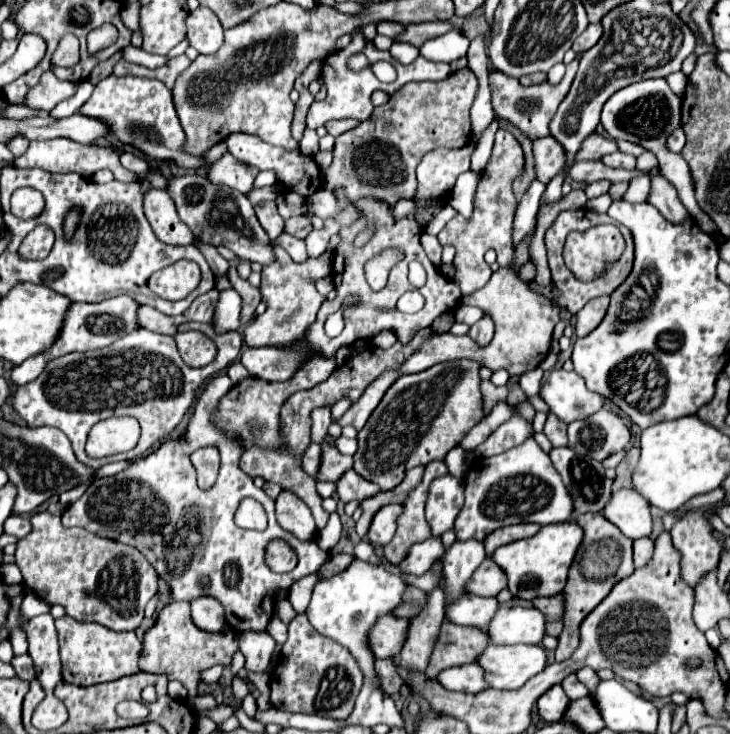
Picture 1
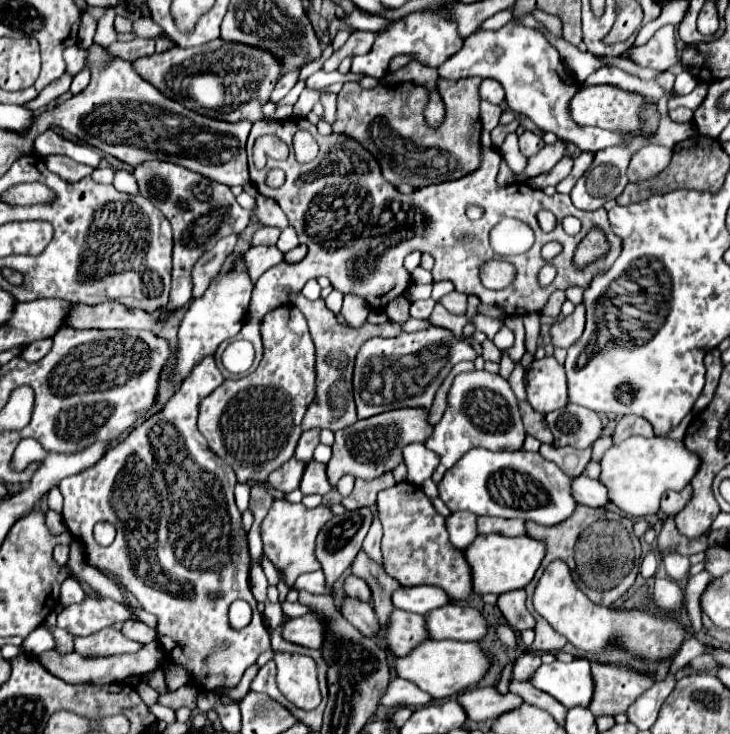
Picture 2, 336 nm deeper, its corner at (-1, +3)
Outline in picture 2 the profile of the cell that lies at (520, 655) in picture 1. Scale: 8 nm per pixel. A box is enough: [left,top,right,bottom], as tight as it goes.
[393,639,489,699]

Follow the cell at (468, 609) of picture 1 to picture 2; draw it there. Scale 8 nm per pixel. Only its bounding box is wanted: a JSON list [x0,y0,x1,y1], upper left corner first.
[391,587,449,615]

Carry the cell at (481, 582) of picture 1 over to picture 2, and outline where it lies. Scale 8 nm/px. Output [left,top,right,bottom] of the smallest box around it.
[377,483,473,601]

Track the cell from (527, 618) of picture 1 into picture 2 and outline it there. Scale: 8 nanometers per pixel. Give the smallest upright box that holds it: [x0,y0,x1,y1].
[425,605,489,641]

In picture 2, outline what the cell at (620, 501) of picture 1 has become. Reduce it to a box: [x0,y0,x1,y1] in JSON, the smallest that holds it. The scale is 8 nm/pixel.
[571,475,609,507]

